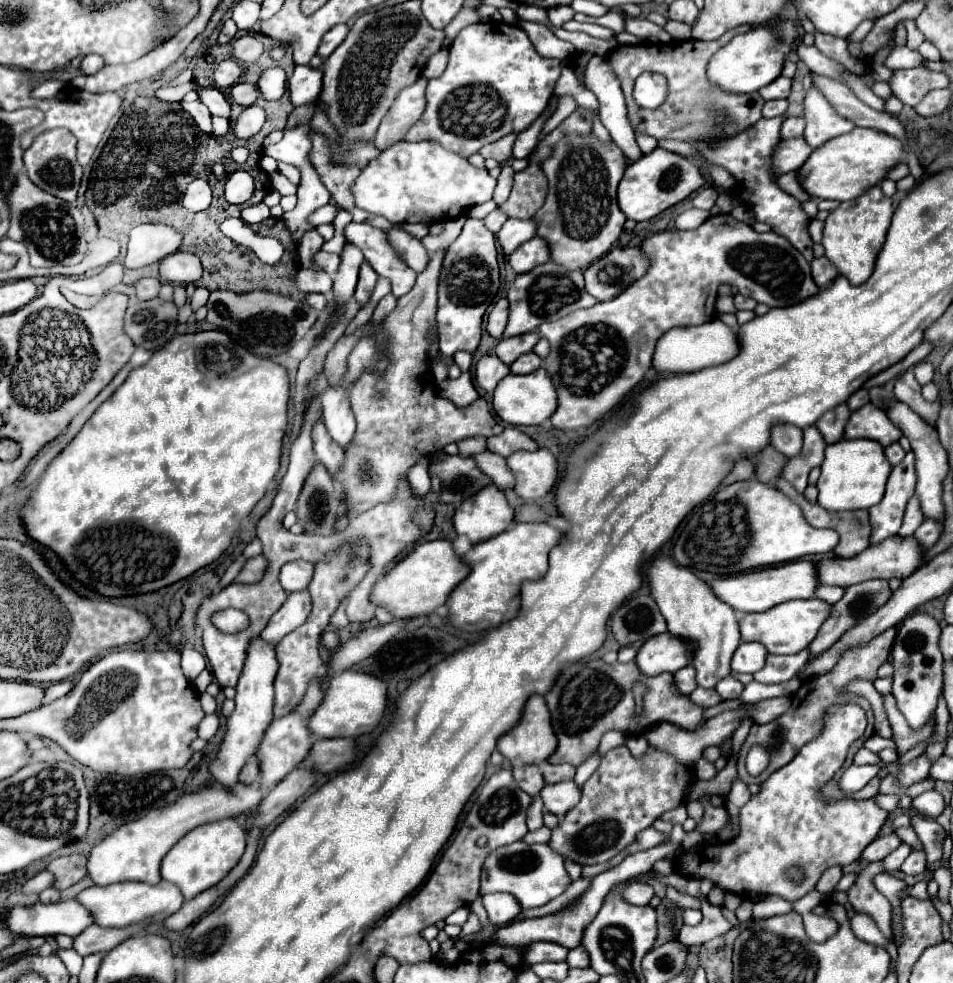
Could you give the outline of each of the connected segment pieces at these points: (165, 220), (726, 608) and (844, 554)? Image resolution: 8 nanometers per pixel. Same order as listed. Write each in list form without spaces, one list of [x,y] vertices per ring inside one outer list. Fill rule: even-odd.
[[[285,92],[285,96],[281,100],[277,100],[277,102],[267,102],[267,122],[265,122],[265,126],[255,136],[251,136],[247,140],[241,140],[233,132],[229,132],[223,138],[203,134],[197,128],[197,124],[191,120],[191,116],[177,102],[171,102],[171,104],[169,102],[161,102],[155,96],[149,96],[149,98],[147,96],[139,96],[139,98],[135,98],[133,104],[119,118],[119,122],[113,128],[109,140],[105,142],[103,152],[97,158],[95,166],[93,166],[93,172],[91,172],[91,178],[89,178],[89,188],[85,192],[85,204],[93,212],[95,220],[97,220],[99,236],[107,236],[107,238],[113,238],[113,240],[119,240],[121,242],[121,256],[117,260],[121,262],[123,256],[125,256],[125,244],[127,244],[127,238],[129,238],[129,230],[133,226],[145,224],[145,222],[151,222],[151,224],[169,224],[169,226],[175,226],[183,234],[183,240],[185,242],[183,242],[181,250],[183,252],[193,252],[193,254],[197,254],[201,258],[203,278],[197,282],[197,286],[203,286],[209,292],[215,292],[215,290],[231,290],[231,292],[237,292],[237,294],[243,294],[243,292],[249,292],[249,290],[269,290],[269,292],[277,292],[277,294],[283,294],[283,296],[293,298],[293,300],[297,300],[297,298],[303,300],[303,294],[299,294],[299,290],[295,286],[295,274],[299,270],[299,258],[297,258],[295,244],[293,244],[289,232],[287,232],[287,236],[283,236],[285,234],[285,226],[281,224],[281,244],[285,246],[285,254],[279,260],[279,264],[269,266],[269,264],[261,262],[249,248],[235,244],[231,238],[227,238],[219,230],[219,224],[225,218],[229,218],[229,216],[239,216],[241,206],[233,206],[233,204],[229,204],[223,198],[223,180],[215,180],[215,176],[211,174],[211,166],[215,162],[223,162],[227,166],[227,170],[231,170],[231,172],[235,172],[235,170],[247,170],[247,172],[251,172],[251,176],[255,180],[255,196],[247,204],[243,204],[243,206],[261,202],[263,196],[267,194],[267,180],[269,180],[269,176],[259,168],[259,158],[261,158],[261,152],[263,152],[263,148],[261,148],[263,146],[263,138],[269,132],[273,132],[273,130],[283,130],[287,118],[291,114],[291,110],[293,110],[293,104],[289,100],[289,92]],[[237,146],[251,148],[251,158],[249,158],[251,162],[245,162],[245,164],[233,162],[231,150],[237,148]],[[195,178],[205,178],[209,182],[211,190],[213,190],[213,202],[203,212],[189,212],[189,210],[185,210],[181,206],[183,190]]]
[[[671,556],[653,558],[651,566],[647,568],[647,580],[649,580],[651,596],[657,602],[663,618],[667,620],[669,632],[675,636],[693,640],[699,646],[693,658],[699,686],[715,688],[715,684],[721,678],[729,676],[731,656],[737,650],[739,640],[741,640],[735,610],[729,604],[721,602],[713,594],[711,586],[699,580],[691,568],[683,568],[675,564]]]
[[[777,480],[775,486],[785,492],[791,500],[795,500],[807,522],[815,528],[833,528],[839,532],[841,540],[837,548],[833,550],[841,558],[853,558],[859,552],[863,552],[871,542],[871,524],[869,524],[869,512],[867,510],[855,510],[855,512],[827,512],[819,508],[819,504],[809,502],[801,492],[797,492],[787,480]]]

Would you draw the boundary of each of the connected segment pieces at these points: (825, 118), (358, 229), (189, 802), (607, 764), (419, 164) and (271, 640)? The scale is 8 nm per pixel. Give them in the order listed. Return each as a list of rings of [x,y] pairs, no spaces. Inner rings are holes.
[[[811,88],[807,92],[805,120],[807,120],[805,138],[811,144],[811,148],[819,148],[827,140],[831,140],[835,136],[841,136],[841,134],[847,134],[847,132],[851,132],[855,128],[855,124],[841,118],[831,108],[831,104],[827,104],[825,96],[821,92],[817,92],[817,88]]]
[[[349,222],[343,230],[343,236],[347,242],[363,250],[365,260],[373,266],[373,270],[379,276],[385,276],[391,280],[393,294],[399,298],[407,294],[415,286],[417,274],[395,256],[395,250],[391,244],[387,244],[387,236],[383,230],[373,228],[369,224],[357,224]]]
[[[211,780],[205,786],[185,792],[173,804],[153,808],[141,818],[127,822],[119,826],[117,830],[113,830],[109,836],[105,836],[91,850],[87,858],[87,874],[97,886],[109,886],[109,884],[127,882],[127,880],[157,884],[161,882],[161,872],[159,872],[161,860],[171,850],[171,846],[175,846],[187,832],[207,822],[235,818],[239,814],[255,810],[263,802],[263,798],[265,798],[265,792],[259,786],[251,786],[251,784],[245,786],[237,782],[231,788],[227,788],[221,782]]]
[[[617,746],[613,750],[609,750],[599,768],[595,770],[595,774],[583,784],[583,798],[581,802],[569,810],[559,826],[553,830],[551,834],[551,848],[555,848],[559,854],[563,854],[563,858],[567,860],[575,860],[581,866],[587,864],[599,864],[599,862],[607,862],[611,860],[615,854],[623,852],[637,836],[637,832],[641,832],[643,828],[651,826],[657,816],[661,816],[667,810],[673,810],[681,804],[687,802],[687,790],[691,788],[691,784],[695,782],[695,766],[685,766],[679,764],[671,754],[655,750],[655,748],[647,748],[643,758],[633,758],[627,746]]]
[[[401,140],[371,160],[353,182],[355,206],[371,214],[385,216],[393,224],[401,222],[443,222],[465,214],[471,206],[491,200],[497,180],[487,170],[479,170],[463,156],[443,148],[435,140]]]
[[[293,592],[287,598],[287,604],[283,604],[283,608],[279,608],[269,624],[265,626],[265,630],[261,632],[261,640],[267,644],[277,646],[283,636],[287,636],[289,632],[293,632],[295,628],[299,628],[307,616],[311,612],[311,596],[309,592]]]

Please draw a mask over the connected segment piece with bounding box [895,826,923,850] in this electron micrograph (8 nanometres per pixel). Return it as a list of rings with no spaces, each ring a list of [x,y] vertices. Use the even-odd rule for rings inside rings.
[[[903,826],[903,828],[895,830],[895,832],[901,836],[901,840],[903,840],[905,844],[915,844],[915,850],[921,850],[921,848],[923,848],[921,842],[919,842],[919,838],[915,836],[915,832],[913,832],[909,826]]]

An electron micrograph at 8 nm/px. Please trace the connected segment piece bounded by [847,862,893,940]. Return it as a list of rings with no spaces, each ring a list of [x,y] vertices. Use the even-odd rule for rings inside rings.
[[[871,862],[865,870],[861,870],[859,880],[855,882],[855,886],[851,886],[851,890],[847,894],[849,894],[849,902],[851,902],[851,906],[855,912],[871,916],[877,922],[877,926],[883,932],[883,936],[887,940],[893,940],[891,924],[889,924],[891,904],[873,886],[873,876],[879,874],[879,872],[883,872],[883,862]]]

